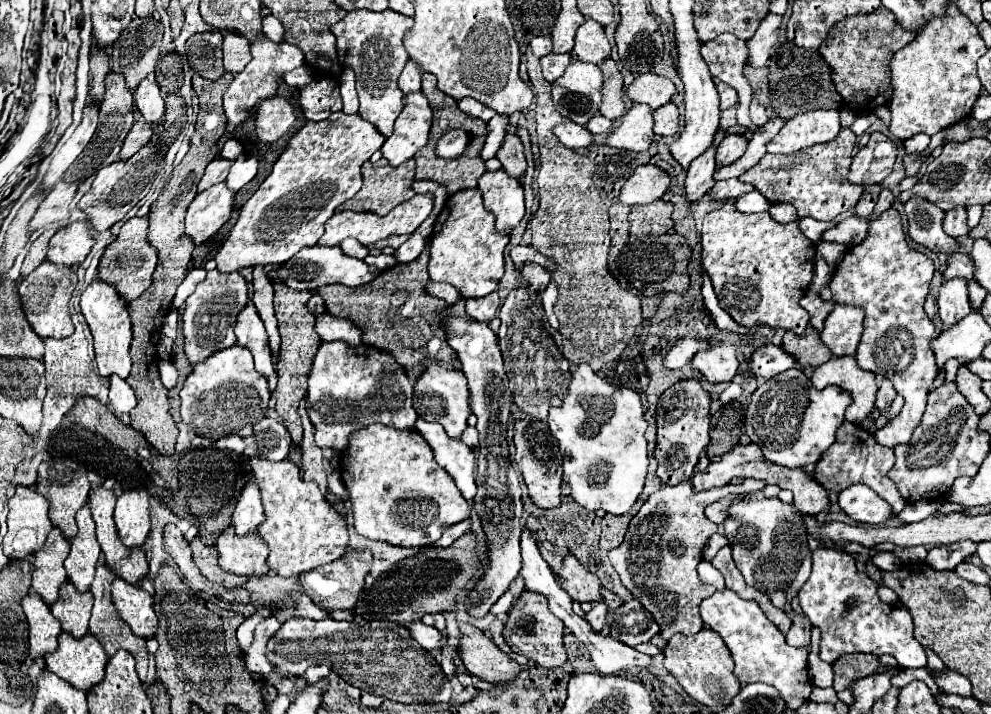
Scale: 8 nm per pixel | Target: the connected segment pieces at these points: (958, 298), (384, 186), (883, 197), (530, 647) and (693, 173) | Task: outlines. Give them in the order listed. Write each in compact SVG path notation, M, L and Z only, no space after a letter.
M966 278L944 280L938 292L938 316L942 320L942 328L952 326L970 310L972 304L968 298L968 280Z
M410 158L408 162L392 168L388 162L366 162L362 166L362 176L364 176L364 184L362 188L354 194L354 198L350 198L348 202L344 202L340 206L340 210L354 210L354 212L378 212L380 216L388 214L394 206L410 200L414 196L412 184L414 184L414 158Z
M884 188L882 192L880 192L880 198L878 198L878 204L876 204L876 208L874 208L874 214L872 214L872 218L870 220L874 220L874 218L878 218L886 208L890 208L892 206L892 202L894 202L894 194L892 194L892 190L890 188Z
M522 592L522 596L516 600L514 608L510 610L508 622L504 626L504 640L506 644L516 652L526 656L528 660L532 660L538 666L544 668L558 668L562 666L568 656L566 656L566 648L564 648L564 624L560 618L556 618L550 610L548 610L548 602L542 594L536 592Z
M718 128L718 134L714 136L714 144L710 144L710 150L706 150L702 156L698 156L698 160L694 160L694 164L690 164L688 168L688 176L686 176L686 198L690 202L702 198L714 184L714 172L716 172L716 148L718 148L718 138L722 136L722 128Z

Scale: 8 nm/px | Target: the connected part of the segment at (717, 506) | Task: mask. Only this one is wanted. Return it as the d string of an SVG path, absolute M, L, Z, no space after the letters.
M726 496L726 498L710 504L710 506L706 508L706 516L708 516L714 524L722 524L722 522L726 520L726 510L730 508L730 504L732 504L734 500L738 500L738 496Z

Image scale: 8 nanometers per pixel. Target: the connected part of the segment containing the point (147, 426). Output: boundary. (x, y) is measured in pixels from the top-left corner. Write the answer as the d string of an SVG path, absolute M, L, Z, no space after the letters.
M224 72L224 76L214 80L214 82L204 80L198 74L192 76L192 88L200 100L200 112L198 112L194 136L190 140L190 150L184 156L184 160L174 168L168 184L162 188L162 194L150 206L150 212L148 212L148 220L150 220L148 240L150 240L150 246L154 246L158 250L158 266L152 274L150 288L146 292L142 292L140 298L136 298L134 302L128 304L134 338L132 338L132 346L130 346L132 372L126 378L126 382L132 386L132 390L136 392L136 398L138 398L136 408L130 412L130 420L132 420L130 426L136 428L138 432L142 432L146 436L146 440L160 454L174 454L178 426L168 412L168 390L162 386L160 374L158 374L158 356L156 356L156 344L160 340L158 330L162 326L164 316L170 312L170 300L174 298L176 288L182 284L182 280L188 272L188 264L190 264L190 258L192 258L192 252L196 246L194 240L190 236L186 236L186 232L184 232L184 216L186 216L190 202L196 196L196 186L204 174L204 168L208 166L210 160L214 160L214 154L218 150L218 140L226 132L226 118L222 112L222 94L230 86L232 78L234 76L230 72Z

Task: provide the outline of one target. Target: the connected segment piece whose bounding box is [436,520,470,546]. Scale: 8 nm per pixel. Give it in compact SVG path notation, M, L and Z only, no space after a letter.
M464 520L460 524L454 524L454 526L448 526L442 534L442 538L436 542L436 546L450 546L454 540L458 540L462 534L466 534L470 530L470 520Z

